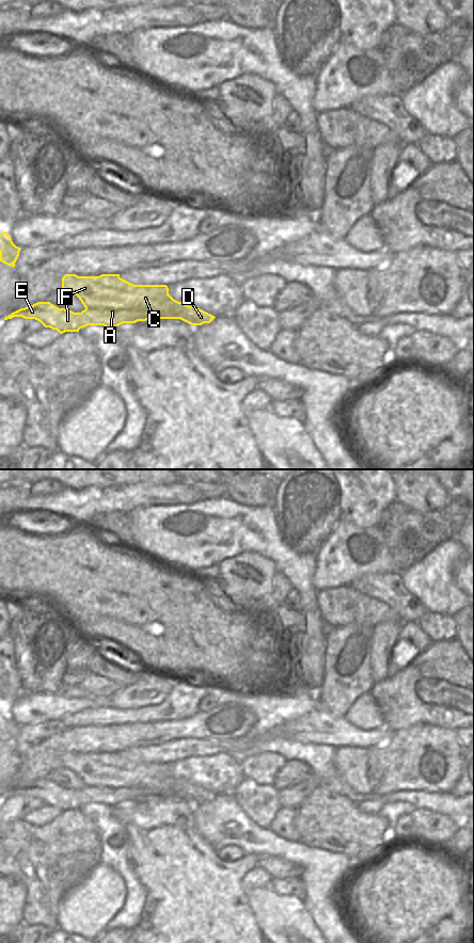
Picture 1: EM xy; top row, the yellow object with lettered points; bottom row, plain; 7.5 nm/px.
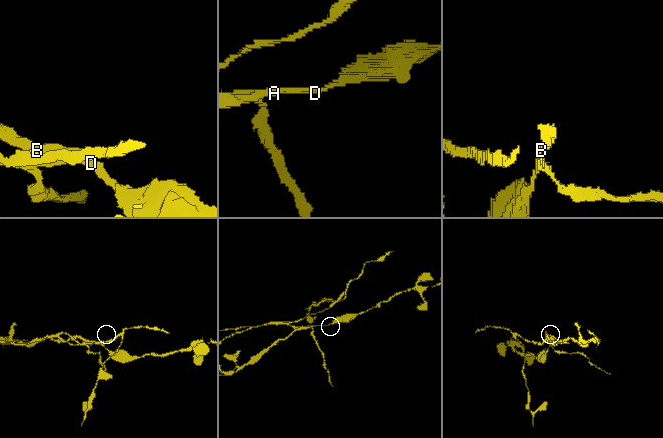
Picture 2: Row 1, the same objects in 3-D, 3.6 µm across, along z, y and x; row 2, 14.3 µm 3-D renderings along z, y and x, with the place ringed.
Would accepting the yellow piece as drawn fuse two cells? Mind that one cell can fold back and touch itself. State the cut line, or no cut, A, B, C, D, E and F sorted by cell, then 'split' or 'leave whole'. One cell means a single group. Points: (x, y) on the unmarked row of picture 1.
xy (81, 790), (79, 806) | A B C D / E F | split

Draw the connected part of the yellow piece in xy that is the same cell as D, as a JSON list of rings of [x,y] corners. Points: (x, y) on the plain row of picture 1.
[[[65,752],[62,766],[74,771],[85,785],[81,789],[79,806],[88,803],[111,806],[148,797],[180,797],[191,803],[202,803],[216,796],[174,778],[167,763],[133,763],[120,752]]]

